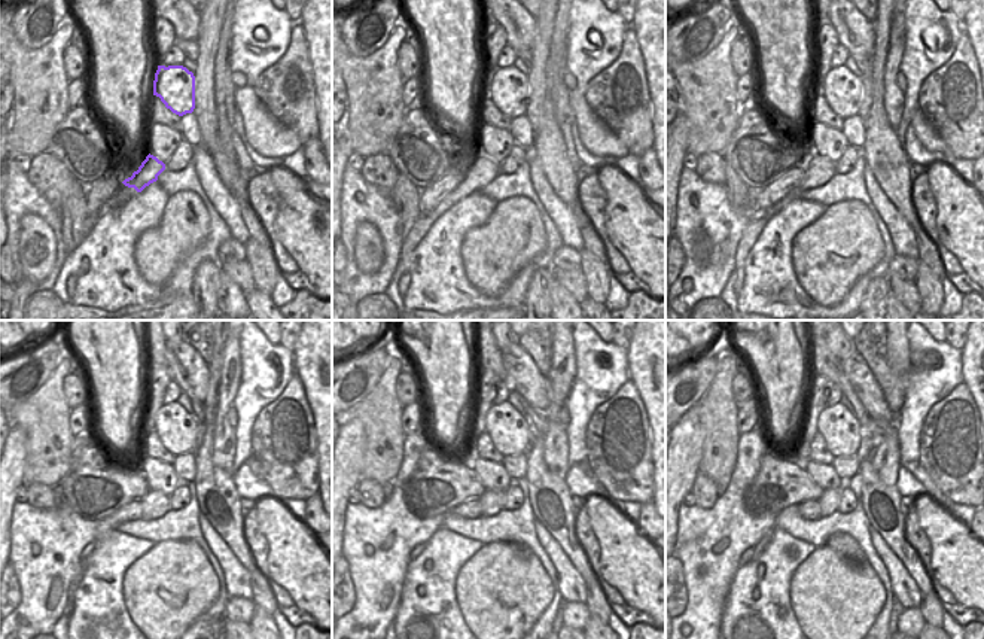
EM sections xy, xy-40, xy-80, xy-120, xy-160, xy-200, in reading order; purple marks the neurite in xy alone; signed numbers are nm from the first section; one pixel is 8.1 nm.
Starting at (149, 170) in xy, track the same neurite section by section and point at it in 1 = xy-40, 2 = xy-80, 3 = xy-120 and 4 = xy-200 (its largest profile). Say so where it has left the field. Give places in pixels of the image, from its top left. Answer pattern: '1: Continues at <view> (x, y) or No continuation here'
1: Continues at xy-40 (483, 170)
2: Continues at xy-80 (818, 170)
3: Continues at xy-120 (155, 504)
4: Continues at xy-200 (828, 501)

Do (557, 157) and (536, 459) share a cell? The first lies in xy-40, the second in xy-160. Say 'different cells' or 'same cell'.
same cell

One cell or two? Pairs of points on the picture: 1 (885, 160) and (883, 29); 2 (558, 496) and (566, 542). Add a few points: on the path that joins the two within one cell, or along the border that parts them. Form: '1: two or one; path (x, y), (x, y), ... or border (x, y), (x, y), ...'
1: one; path (879, 127), (879, 61)
2: one; path (558, 508), (558, 520), (563, 531)

